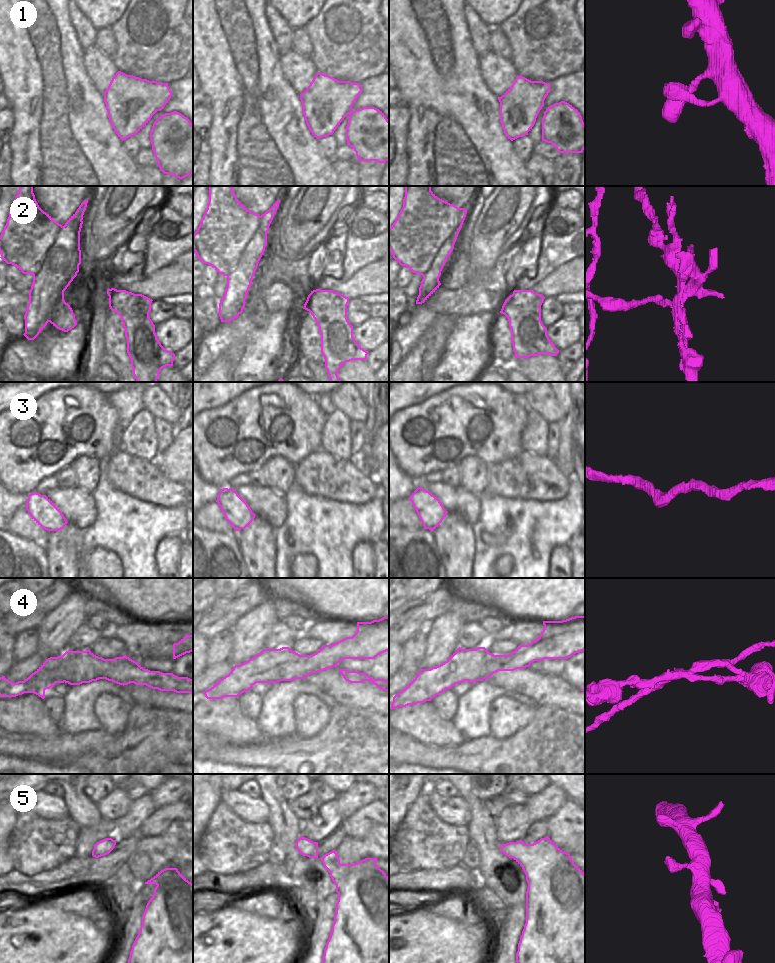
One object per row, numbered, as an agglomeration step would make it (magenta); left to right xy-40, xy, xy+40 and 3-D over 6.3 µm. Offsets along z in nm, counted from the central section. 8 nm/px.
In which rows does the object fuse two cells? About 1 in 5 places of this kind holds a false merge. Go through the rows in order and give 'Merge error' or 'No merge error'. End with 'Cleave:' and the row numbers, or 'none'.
1: No merge error
2: Merge error
3: No merge error
4: Merge error
5: No merge error
Cleave: 2, 4

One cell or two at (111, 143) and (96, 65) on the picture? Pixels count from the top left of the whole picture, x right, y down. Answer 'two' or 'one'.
two

